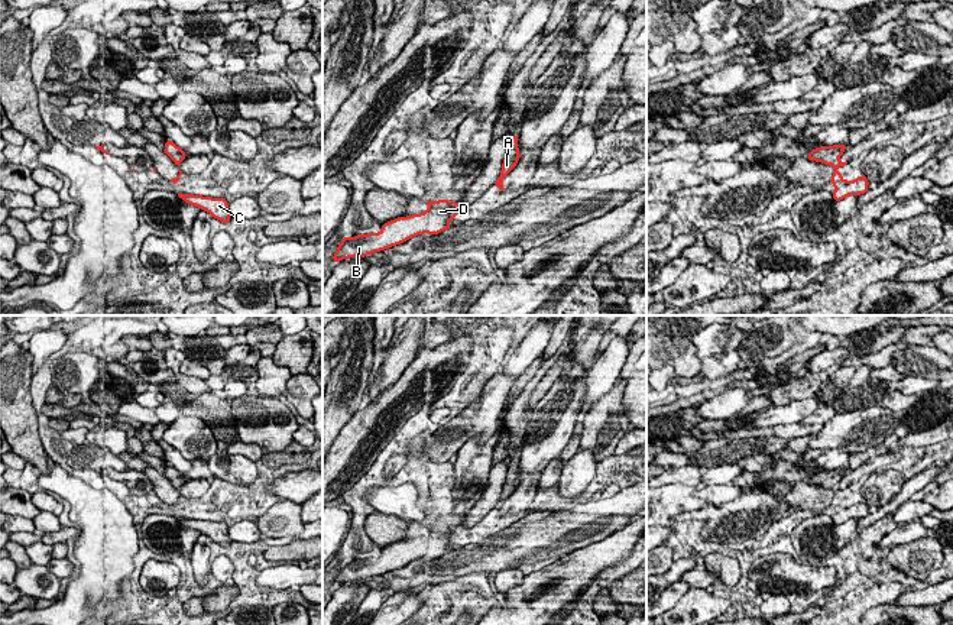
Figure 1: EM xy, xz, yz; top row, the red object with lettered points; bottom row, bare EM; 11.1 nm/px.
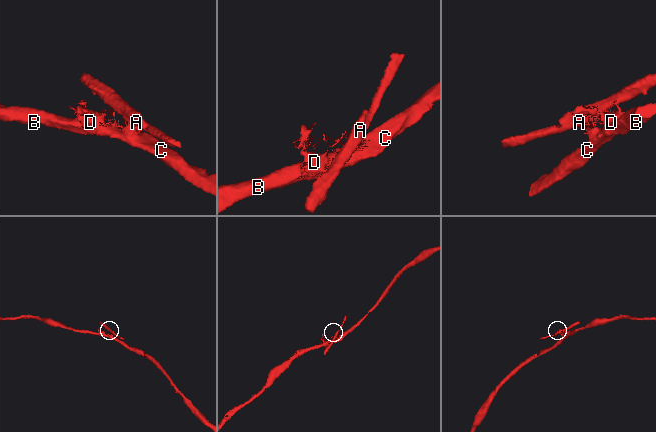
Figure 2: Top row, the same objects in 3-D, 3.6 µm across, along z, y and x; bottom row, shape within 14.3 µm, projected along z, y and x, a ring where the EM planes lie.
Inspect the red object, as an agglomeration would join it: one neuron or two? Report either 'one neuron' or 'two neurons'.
two neurons

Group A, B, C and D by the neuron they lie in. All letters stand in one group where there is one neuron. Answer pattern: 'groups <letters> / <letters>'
groups A / B C D

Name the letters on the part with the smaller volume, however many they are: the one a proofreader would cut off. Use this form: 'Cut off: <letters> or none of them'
Cut off: A

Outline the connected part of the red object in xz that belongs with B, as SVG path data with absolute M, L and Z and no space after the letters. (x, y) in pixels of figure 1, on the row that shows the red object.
M425 200L428 210L421 214L398 217L382 224L379 233L357 234L344 237L338 245L333 259L338 263L341 259L354 256L367 256L388 247L401 245L414 236L430 233L438 234L451 227L450 220L460 213L460 203L438 200L437 203Z

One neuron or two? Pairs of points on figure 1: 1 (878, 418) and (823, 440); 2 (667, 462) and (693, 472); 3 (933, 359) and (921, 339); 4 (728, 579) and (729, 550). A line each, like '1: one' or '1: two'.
1: one
2: two
3: two
4: two

